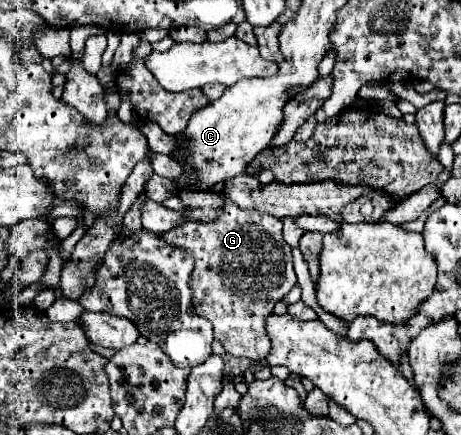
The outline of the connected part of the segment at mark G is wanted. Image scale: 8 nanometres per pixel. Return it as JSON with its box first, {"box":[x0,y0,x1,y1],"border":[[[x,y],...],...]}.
{"box":[160,200,296,360],"border":[[[226,200],[216,220],[188,220],[160,238],[194,254],[196,266],[190,274],[192,308],[212,322],[214,338],[222,342],[226,352],[248,360],[266,358],[272,348],[266,334],[266,318],[272,314],[274,304],[296,284],[292,248],[282,238],[282,220],[266,212],[240,210]]]}

